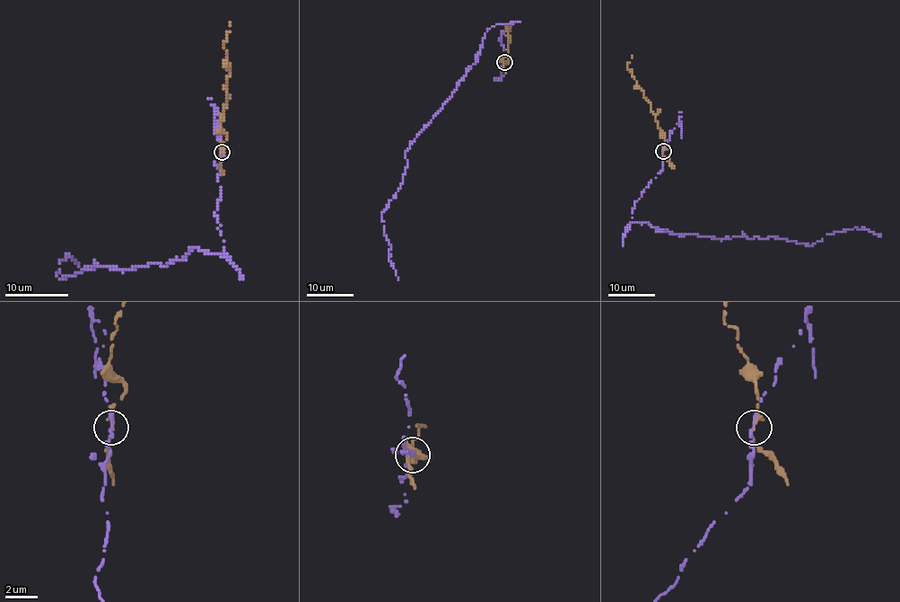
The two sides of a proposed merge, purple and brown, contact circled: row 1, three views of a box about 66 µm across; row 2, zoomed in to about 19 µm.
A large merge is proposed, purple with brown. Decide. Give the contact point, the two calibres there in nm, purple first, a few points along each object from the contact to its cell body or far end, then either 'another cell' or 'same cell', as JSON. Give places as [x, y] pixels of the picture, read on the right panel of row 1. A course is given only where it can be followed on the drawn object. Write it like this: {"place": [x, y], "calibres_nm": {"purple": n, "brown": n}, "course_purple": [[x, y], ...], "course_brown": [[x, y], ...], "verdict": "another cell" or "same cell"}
{"place": [663, 151], "calibres_nm": {"purple": 360, "brown": 80}, "course_purple": [[663, 151], [660, 171], [625, 228], [648, 223], [679, 235], [774, 237], [809, 246], [854, 227], [881, 237]], "course_brown": [[663, 152], [664, 138], [655, 120], [655, 113], [628, 69], [632, 55]], "verdict": "another cell"}

